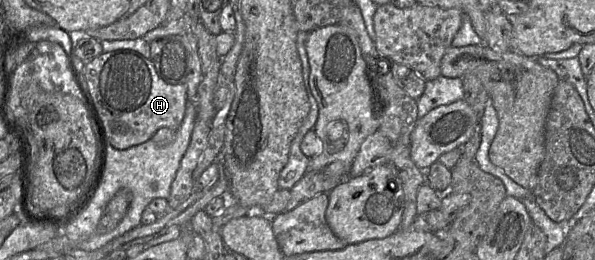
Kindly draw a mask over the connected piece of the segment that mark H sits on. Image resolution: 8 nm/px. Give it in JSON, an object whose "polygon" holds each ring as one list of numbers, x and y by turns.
{"polygon":[[126,49,103,52,85,63,84,77,104,124,108,144,116,149,128,149,145,143,161,128,178,130,183,122,188,101,185,84,172,85,164,82,158,76,151,60,138,52]]}

